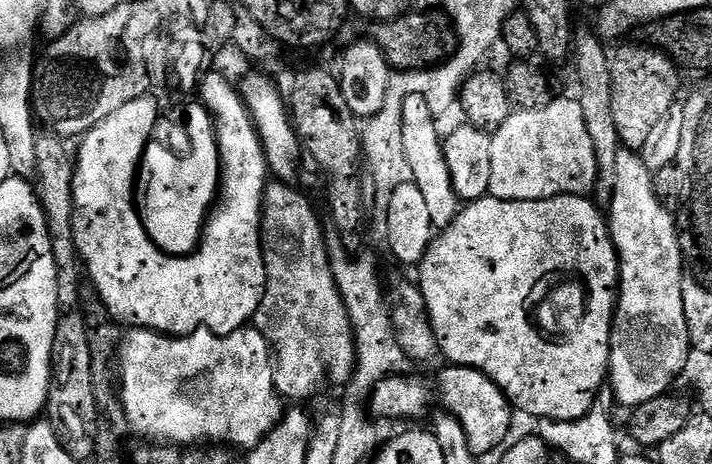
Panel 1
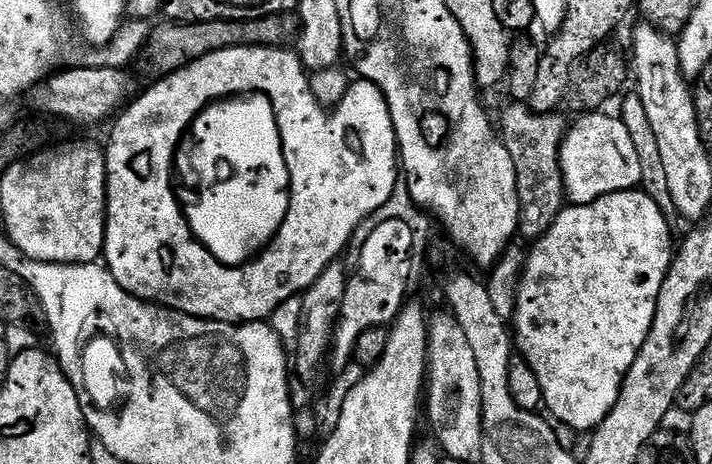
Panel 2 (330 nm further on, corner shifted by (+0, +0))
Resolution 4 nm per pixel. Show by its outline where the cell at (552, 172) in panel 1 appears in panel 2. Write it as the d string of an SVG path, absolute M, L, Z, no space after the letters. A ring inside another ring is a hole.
M592 110L564 133L560 147L560 169L564 179L564 195L569 205L589 204L615 192L631 192L642 178L642 162L634 151L630 130L619 115L607 116L607 111Z

